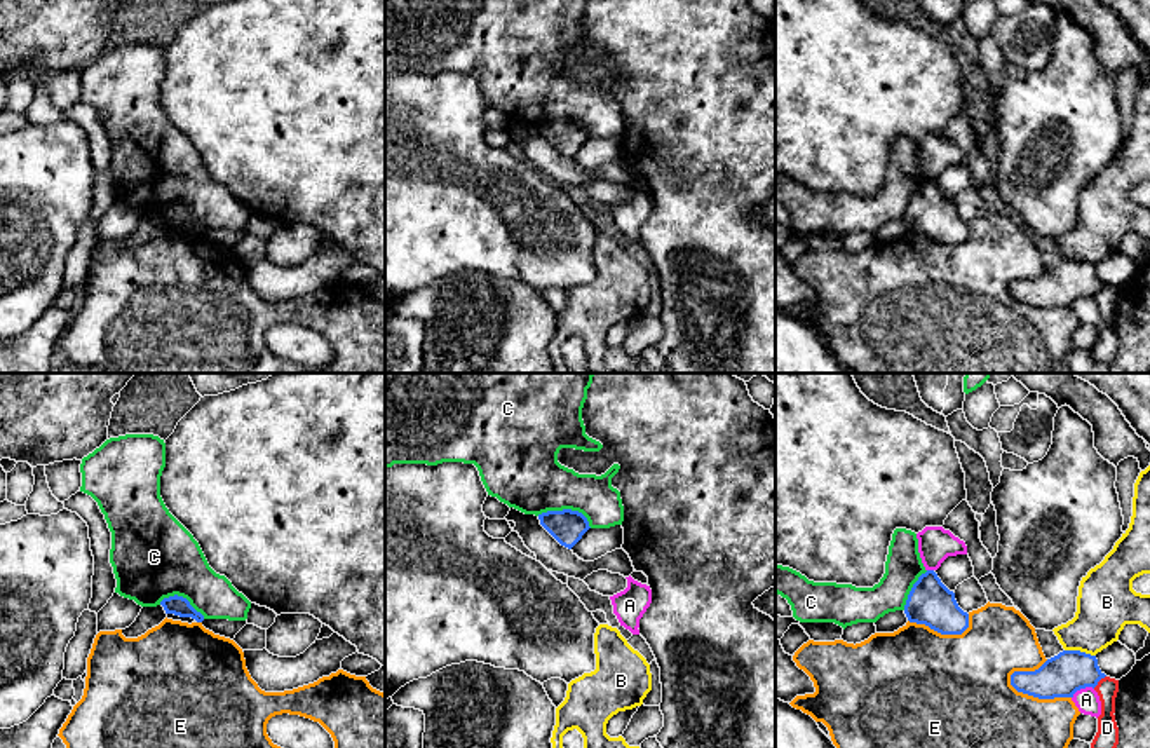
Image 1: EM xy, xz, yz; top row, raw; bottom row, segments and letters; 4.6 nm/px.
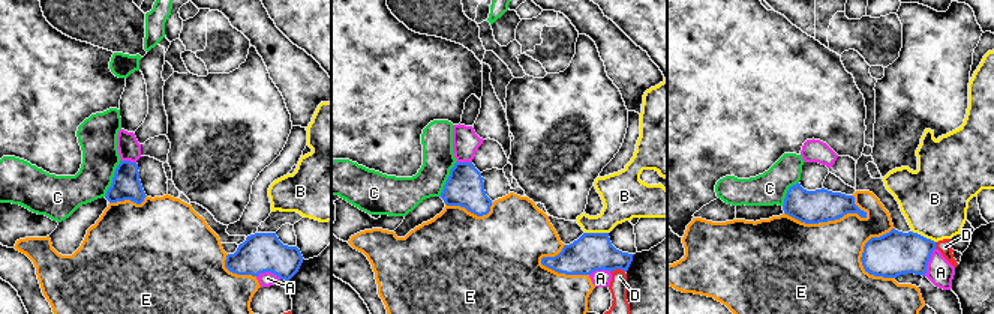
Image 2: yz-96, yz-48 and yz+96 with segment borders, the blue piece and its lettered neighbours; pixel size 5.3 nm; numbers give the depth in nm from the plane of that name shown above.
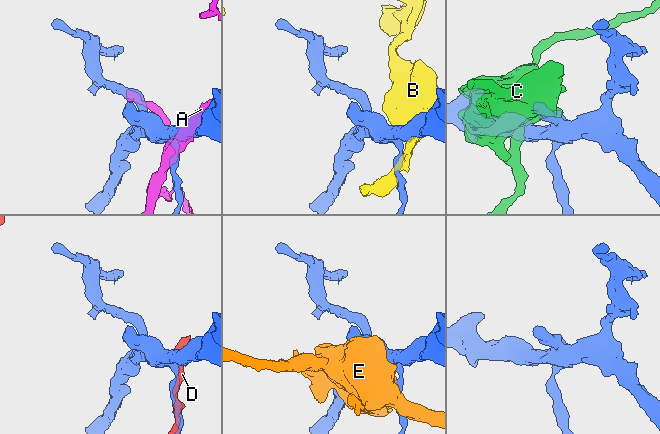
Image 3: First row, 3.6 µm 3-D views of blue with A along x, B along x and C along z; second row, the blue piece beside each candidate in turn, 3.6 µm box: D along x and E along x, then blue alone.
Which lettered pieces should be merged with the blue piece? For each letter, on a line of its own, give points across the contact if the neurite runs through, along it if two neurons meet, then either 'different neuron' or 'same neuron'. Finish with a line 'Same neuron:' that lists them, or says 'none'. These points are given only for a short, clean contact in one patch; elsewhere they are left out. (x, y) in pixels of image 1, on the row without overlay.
A: different neuron
B: different neuron
C: border along xz (537, 124), (577, 119), (591, 136); different neuron
D: different neuron
E: different neuron
Same neuron: none

